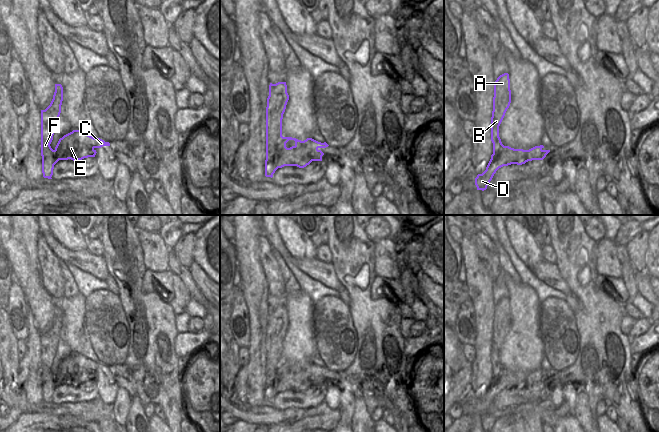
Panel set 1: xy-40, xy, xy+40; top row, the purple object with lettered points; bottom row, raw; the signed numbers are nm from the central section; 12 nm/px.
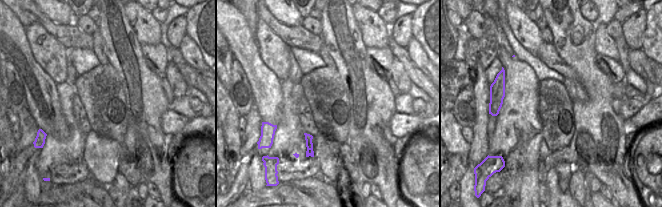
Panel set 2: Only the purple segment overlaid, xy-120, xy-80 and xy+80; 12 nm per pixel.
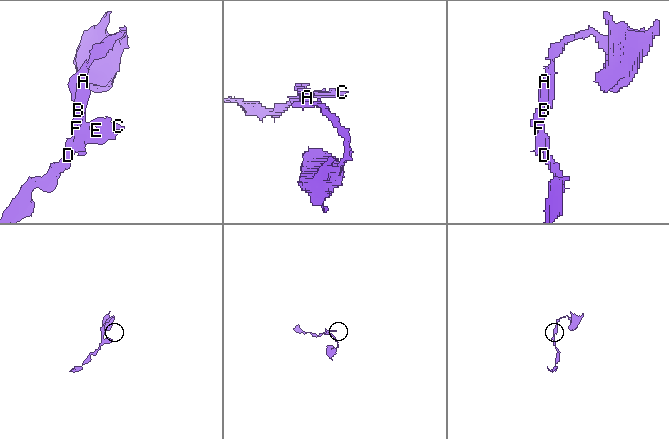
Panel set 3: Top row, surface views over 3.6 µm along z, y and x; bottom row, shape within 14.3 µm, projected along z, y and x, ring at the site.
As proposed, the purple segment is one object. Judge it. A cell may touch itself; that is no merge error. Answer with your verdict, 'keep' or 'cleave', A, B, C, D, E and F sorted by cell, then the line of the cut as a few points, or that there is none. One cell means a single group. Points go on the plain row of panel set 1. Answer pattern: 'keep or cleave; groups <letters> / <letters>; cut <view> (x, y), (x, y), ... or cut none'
cleave; groups A B F / C D E; cut xy (287, 361), (283, 361), (280, 364), (278, 375), (267, 384)

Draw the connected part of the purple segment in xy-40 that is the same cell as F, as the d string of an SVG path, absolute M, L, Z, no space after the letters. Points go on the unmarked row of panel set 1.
M55 308L55 316L50 329L41 334L41 380L46 382L51 378L55 378L50 370L53 359L57 352L58 343L61 337L61 329L63 325L63 311L61 308Z

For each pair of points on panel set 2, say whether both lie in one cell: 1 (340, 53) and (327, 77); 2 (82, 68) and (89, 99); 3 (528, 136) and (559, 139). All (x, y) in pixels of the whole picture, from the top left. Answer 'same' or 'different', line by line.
1: different
2: different
3: different

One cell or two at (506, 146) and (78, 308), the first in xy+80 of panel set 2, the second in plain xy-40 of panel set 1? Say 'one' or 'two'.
one

